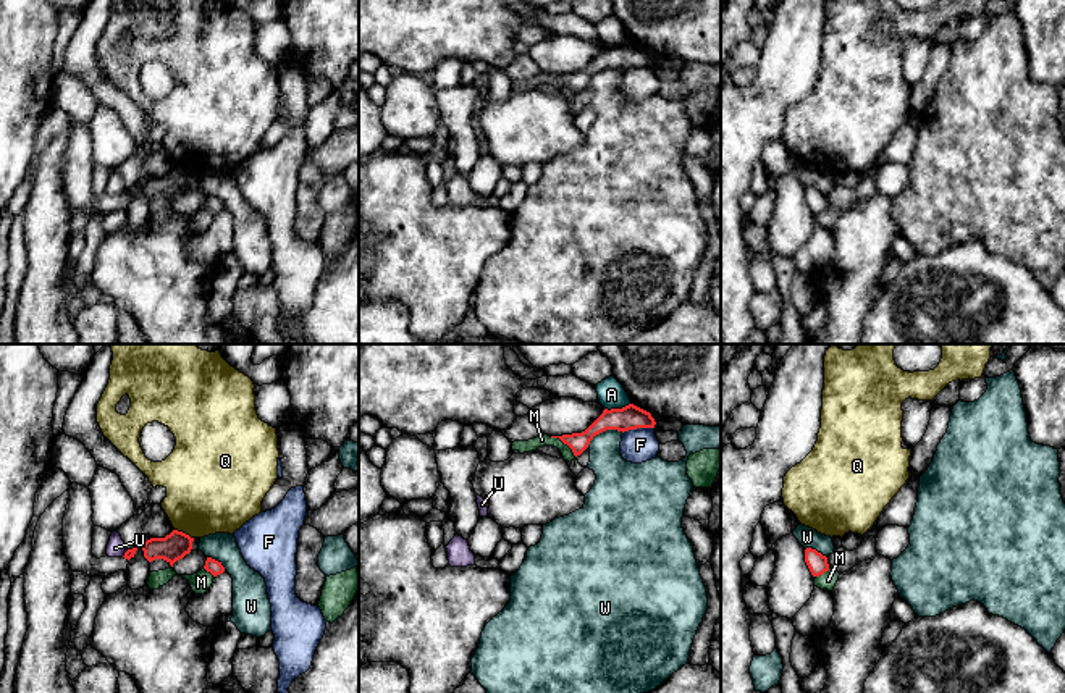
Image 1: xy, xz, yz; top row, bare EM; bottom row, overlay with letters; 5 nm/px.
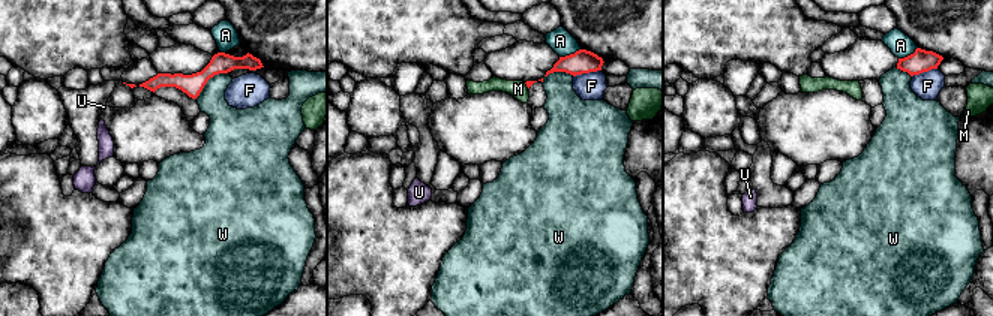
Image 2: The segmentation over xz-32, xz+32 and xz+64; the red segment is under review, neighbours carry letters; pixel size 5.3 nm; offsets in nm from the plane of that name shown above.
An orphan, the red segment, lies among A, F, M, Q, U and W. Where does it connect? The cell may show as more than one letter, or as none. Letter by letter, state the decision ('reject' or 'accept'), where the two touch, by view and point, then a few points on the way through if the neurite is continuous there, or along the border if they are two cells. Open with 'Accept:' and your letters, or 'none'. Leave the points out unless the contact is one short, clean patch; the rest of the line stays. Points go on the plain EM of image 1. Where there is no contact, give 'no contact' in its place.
Accept: none
A: reject; contact xz (616, 47)
F: reject; contact xz (637, 65); border xz (653, 65), (637, 65), (623, 70)
M: reject; contact xz (564, 81); border xz (550, 75), (558, 75), (576, 94)
Q: reject; contact xy (185, 172)
U: reject; contact xy (125, 191)
W: reject; contact xz (603, 68)

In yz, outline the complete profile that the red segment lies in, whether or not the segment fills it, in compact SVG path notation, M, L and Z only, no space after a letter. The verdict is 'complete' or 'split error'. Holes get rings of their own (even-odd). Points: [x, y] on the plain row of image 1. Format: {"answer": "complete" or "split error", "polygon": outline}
{"answer": "complete", "polygon": "M805 187L805 200L813 215L819 215L829 208L827 195L818 191L816 187Z"}

